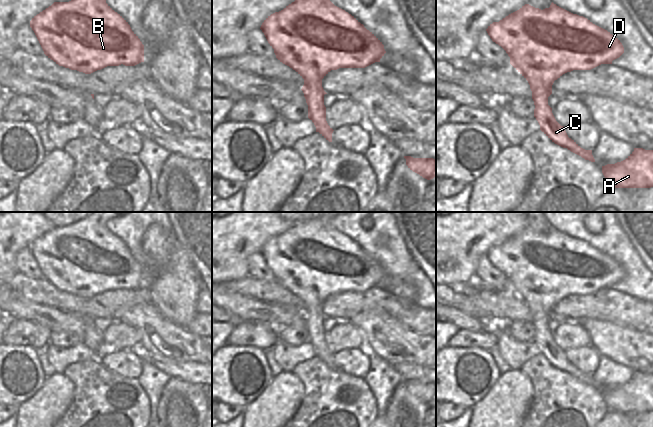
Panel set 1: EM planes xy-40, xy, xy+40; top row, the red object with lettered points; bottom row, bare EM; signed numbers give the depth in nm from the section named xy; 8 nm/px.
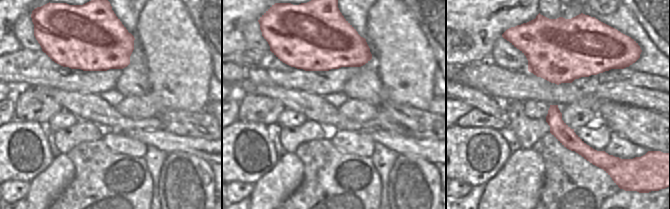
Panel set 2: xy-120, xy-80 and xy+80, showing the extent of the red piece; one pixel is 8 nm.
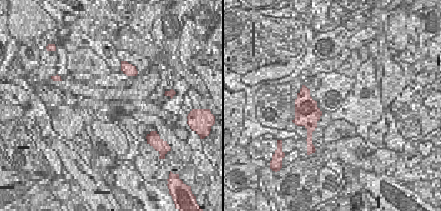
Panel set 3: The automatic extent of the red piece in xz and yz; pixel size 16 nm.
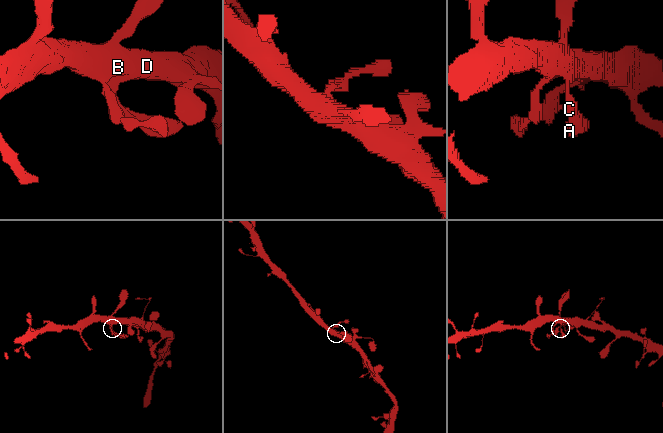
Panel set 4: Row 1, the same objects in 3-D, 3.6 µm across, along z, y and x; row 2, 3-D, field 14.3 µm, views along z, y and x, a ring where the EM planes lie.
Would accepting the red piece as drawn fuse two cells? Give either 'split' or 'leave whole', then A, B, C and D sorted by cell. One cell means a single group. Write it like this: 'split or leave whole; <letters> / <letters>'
leave whole; A B C D

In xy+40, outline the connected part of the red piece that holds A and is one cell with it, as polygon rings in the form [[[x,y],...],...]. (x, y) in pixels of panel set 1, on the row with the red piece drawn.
[[[634,148],[623,161],[602,166],[602,173],[615,188],[653,187],[653,150]]]

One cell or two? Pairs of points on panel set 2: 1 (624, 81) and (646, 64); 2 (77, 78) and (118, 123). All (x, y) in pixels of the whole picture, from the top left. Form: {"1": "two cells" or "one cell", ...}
{"1": "two cells", "2": "two cells"}

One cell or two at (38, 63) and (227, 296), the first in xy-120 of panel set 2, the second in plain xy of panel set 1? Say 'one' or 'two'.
two

